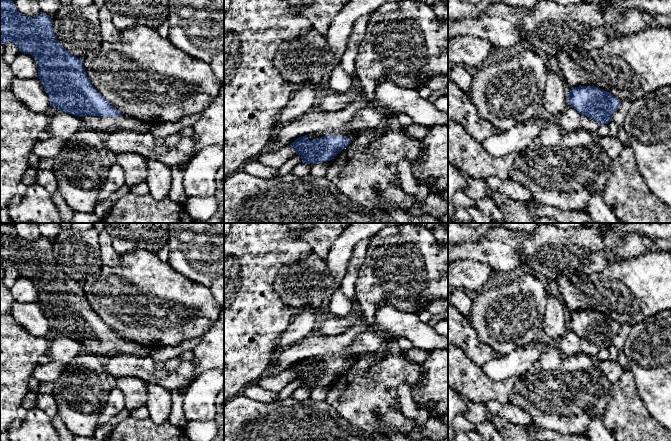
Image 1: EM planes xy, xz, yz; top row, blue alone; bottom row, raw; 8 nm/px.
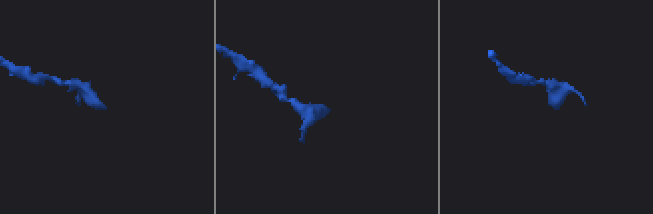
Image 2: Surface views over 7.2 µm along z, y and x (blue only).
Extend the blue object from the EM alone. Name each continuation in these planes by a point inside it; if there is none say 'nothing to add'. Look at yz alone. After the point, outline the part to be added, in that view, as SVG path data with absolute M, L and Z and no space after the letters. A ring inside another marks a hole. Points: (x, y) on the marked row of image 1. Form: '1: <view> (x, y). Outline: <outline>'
1: yz (588, 124). Outline: M581 115L580 127L588 132L595 133L599 127L599 124L591 118Z

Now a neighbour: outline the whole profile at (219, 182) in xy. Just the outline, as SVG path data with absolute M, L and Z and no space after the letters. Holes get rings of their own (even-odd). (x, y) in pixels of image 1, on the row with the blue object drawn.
M224 165L218 171L215 186L214 196L218 203L218 210L224 210Z

